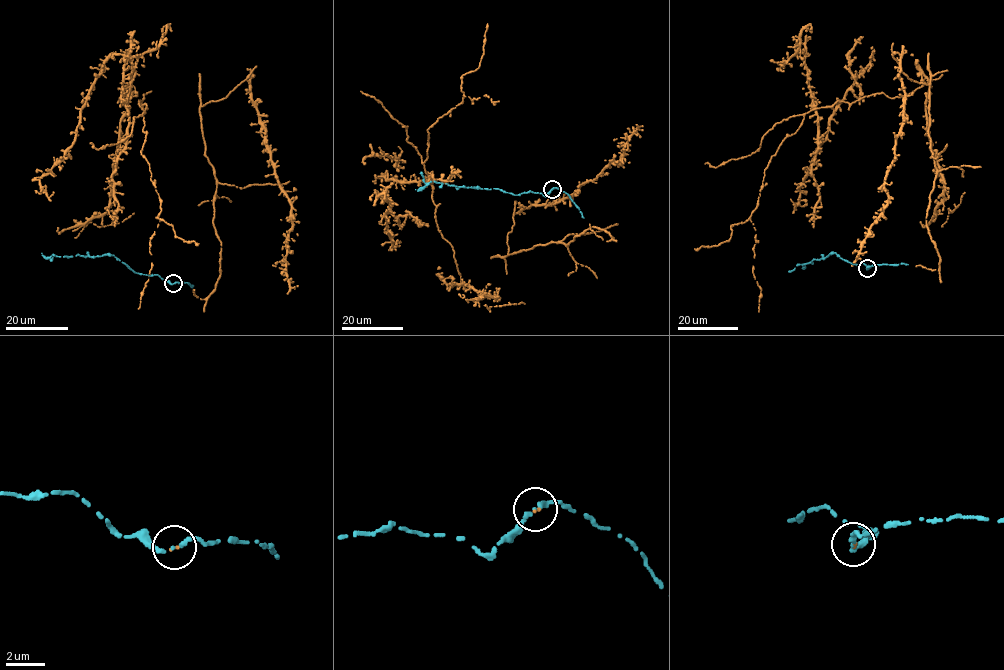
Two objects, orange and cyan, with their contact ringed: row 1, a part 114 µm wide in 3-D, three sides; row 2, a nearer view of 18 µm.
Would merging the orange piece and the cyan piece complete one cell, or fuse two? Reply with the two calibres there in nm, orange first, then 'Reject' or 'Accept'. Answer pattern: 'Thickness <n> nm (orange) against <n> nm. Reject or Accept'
Thickness 90 nm (orange) against 200 nm. Accept

